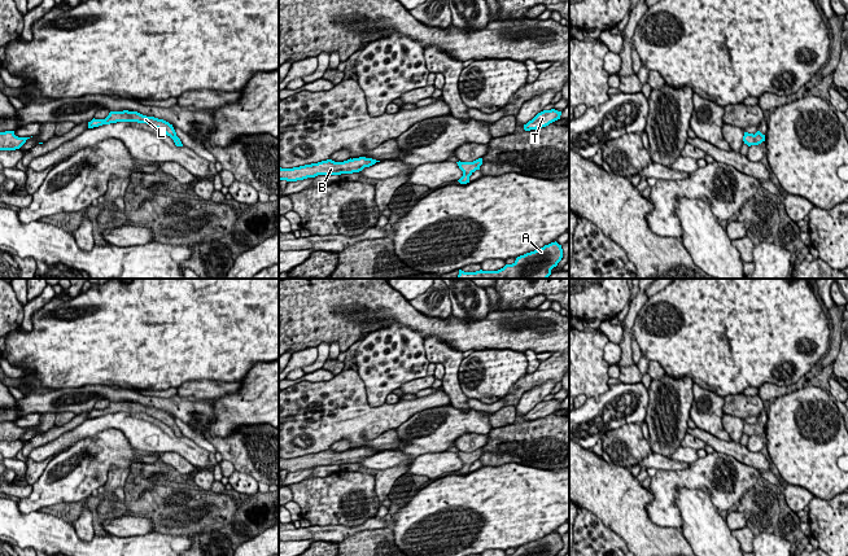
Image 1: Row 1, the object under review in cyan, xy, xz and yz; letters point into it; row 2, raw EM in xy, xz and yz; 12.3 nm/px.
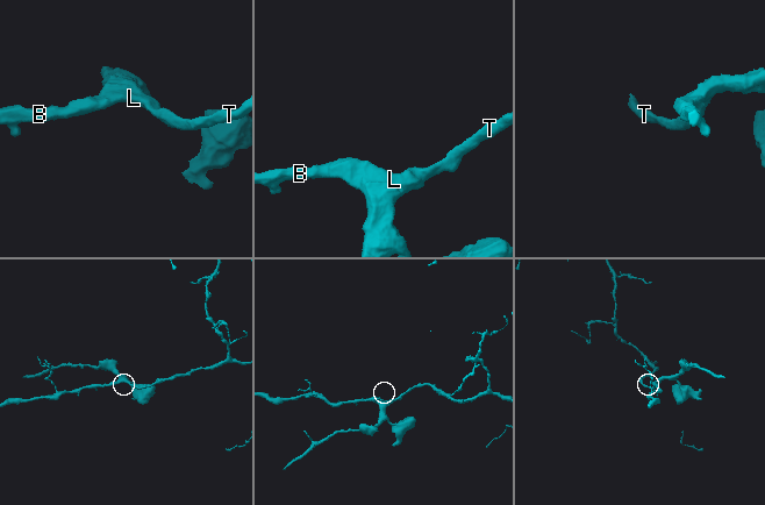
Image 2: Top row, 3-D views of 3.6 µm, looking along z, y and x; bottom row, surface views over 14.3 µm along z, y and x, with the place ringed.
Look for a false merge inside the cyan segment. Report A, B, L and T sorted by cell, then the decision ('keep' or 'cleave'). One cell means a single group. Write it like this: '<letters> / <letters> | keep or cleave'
A B L T | keep

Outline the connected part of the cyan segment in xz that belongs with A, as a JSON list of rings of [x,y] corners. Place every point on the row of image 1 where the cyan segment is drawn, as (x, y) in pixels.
[[[556,241],[543,248],[526,253],[516,258],[512,264],[506,264],[498,271],[476,271],[464,272],[459,270],[458,279],[547,279],[551,275],[551,270],[558,266],[563,258],[563,249]]]

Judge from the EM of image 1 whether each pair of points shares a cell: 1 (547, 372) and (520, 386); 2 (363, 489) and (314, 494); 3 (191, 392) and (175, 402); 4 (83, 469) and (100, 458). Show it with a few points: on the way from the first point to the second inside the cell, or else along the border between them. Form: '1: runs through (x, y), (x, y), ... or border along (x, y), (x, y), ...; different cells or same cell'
1: runs through (541, 376), (527, 382); same cell
2: runs through (352, 491), (348, 494), (326, 494); same cell
3: border along (176, 394), (191, 401), (210, 401); different cells
4: runs through (87, 465), (96, 458); same cell

